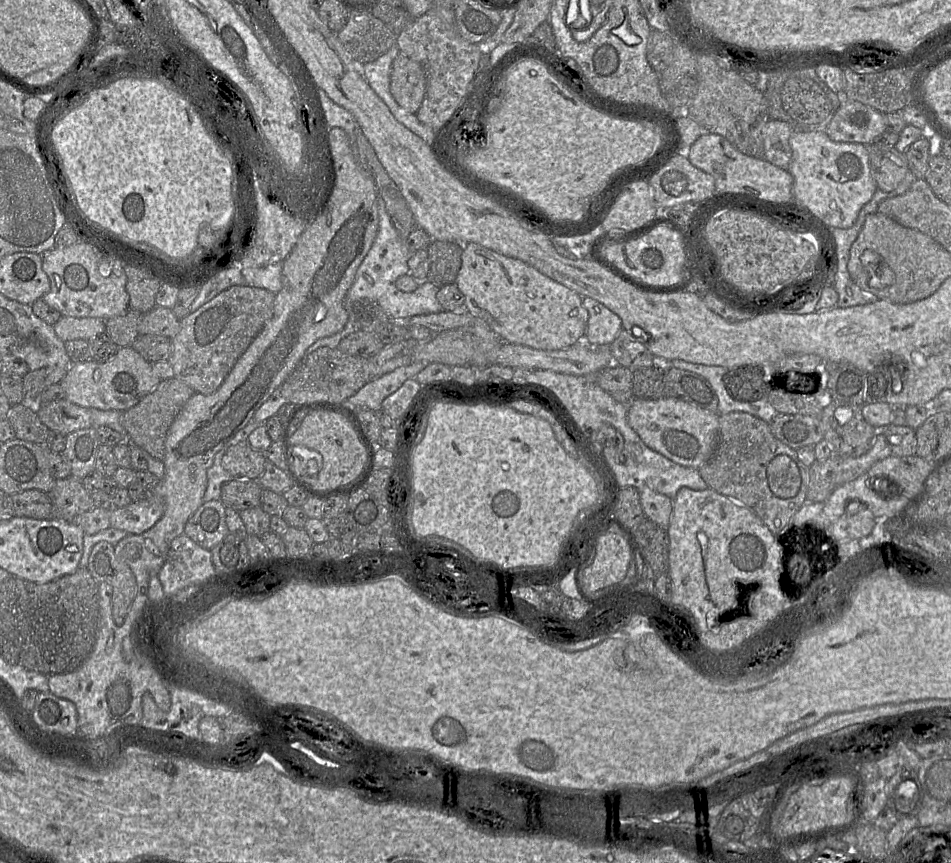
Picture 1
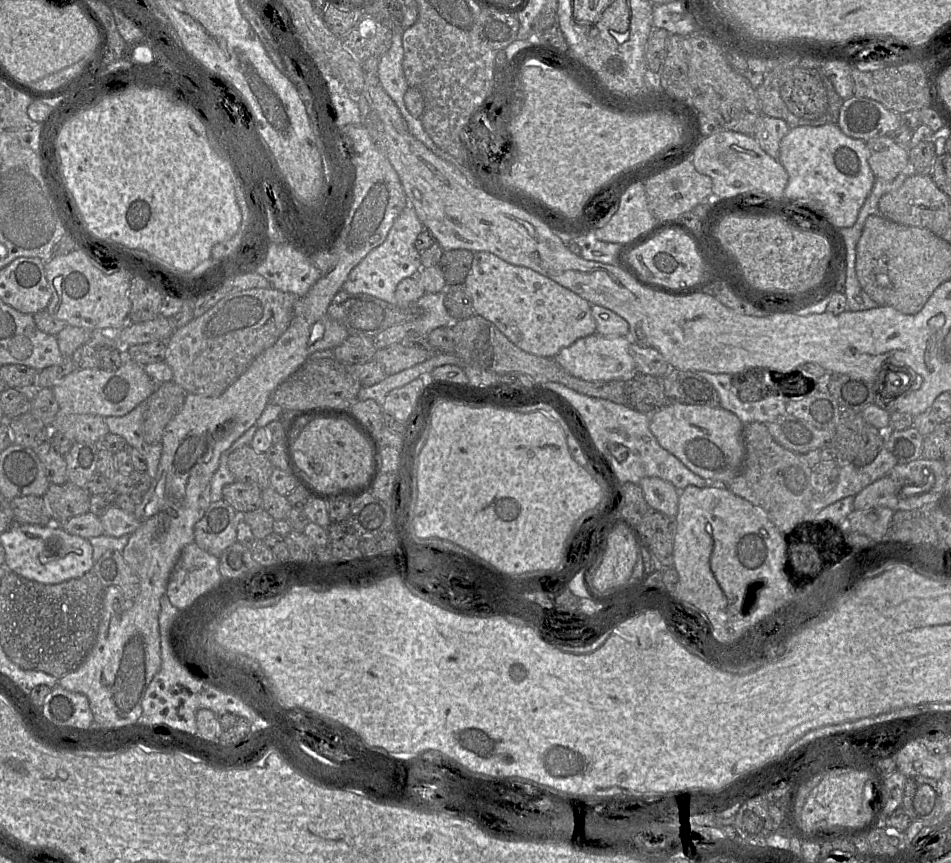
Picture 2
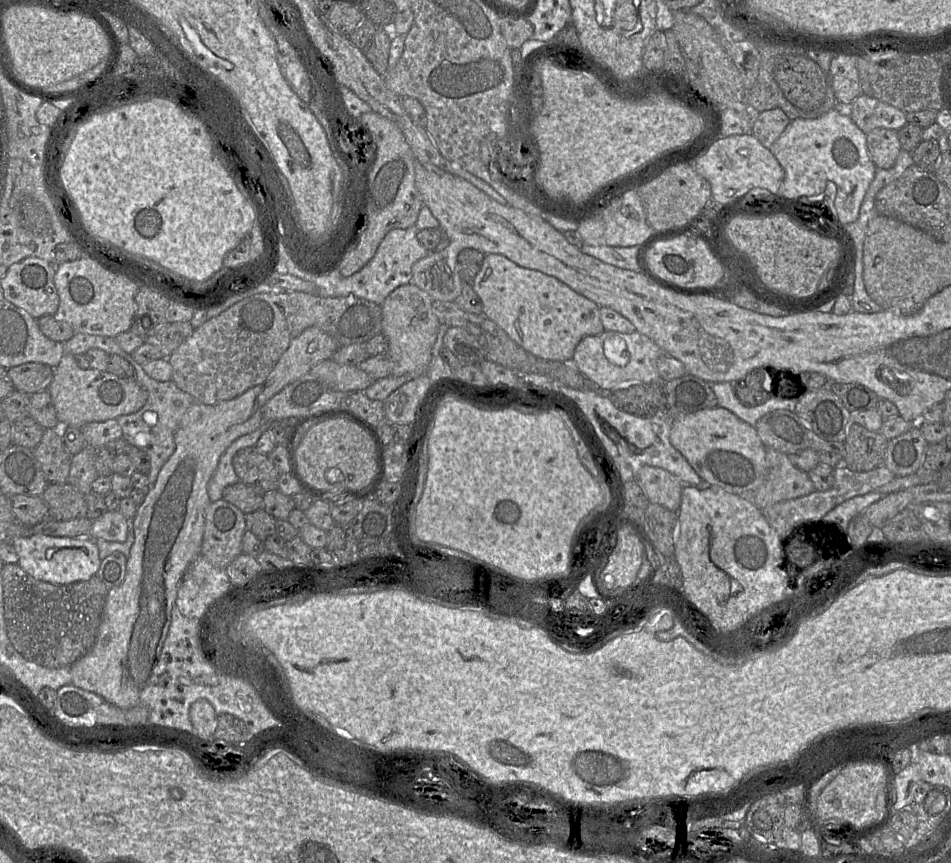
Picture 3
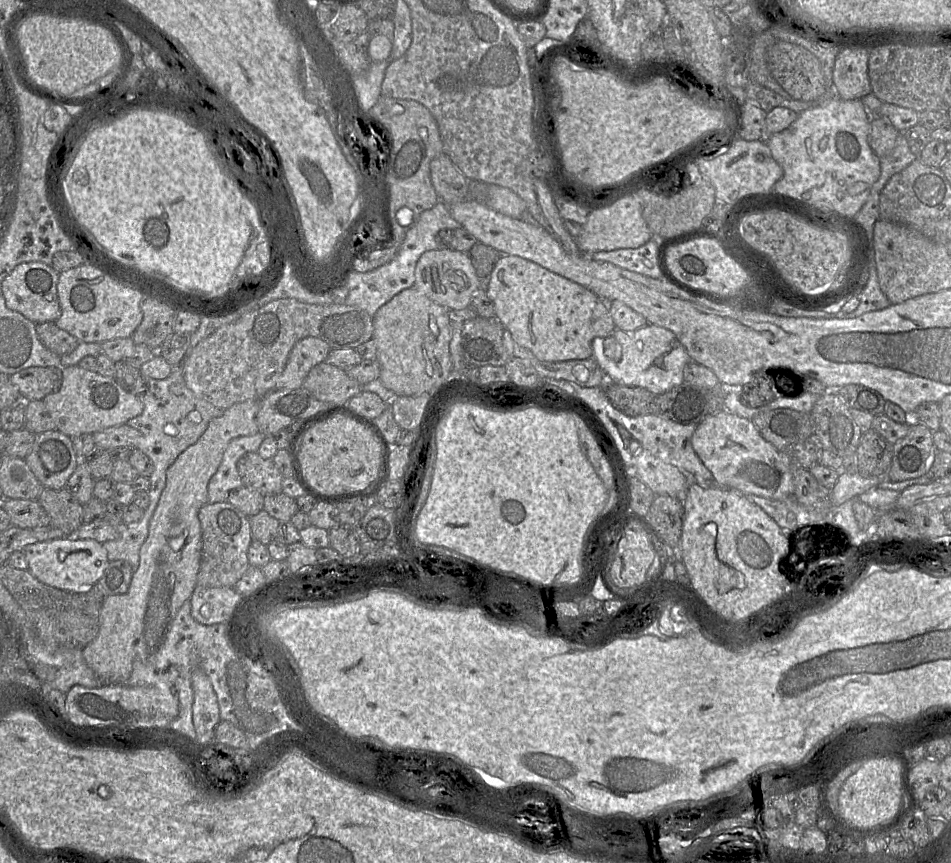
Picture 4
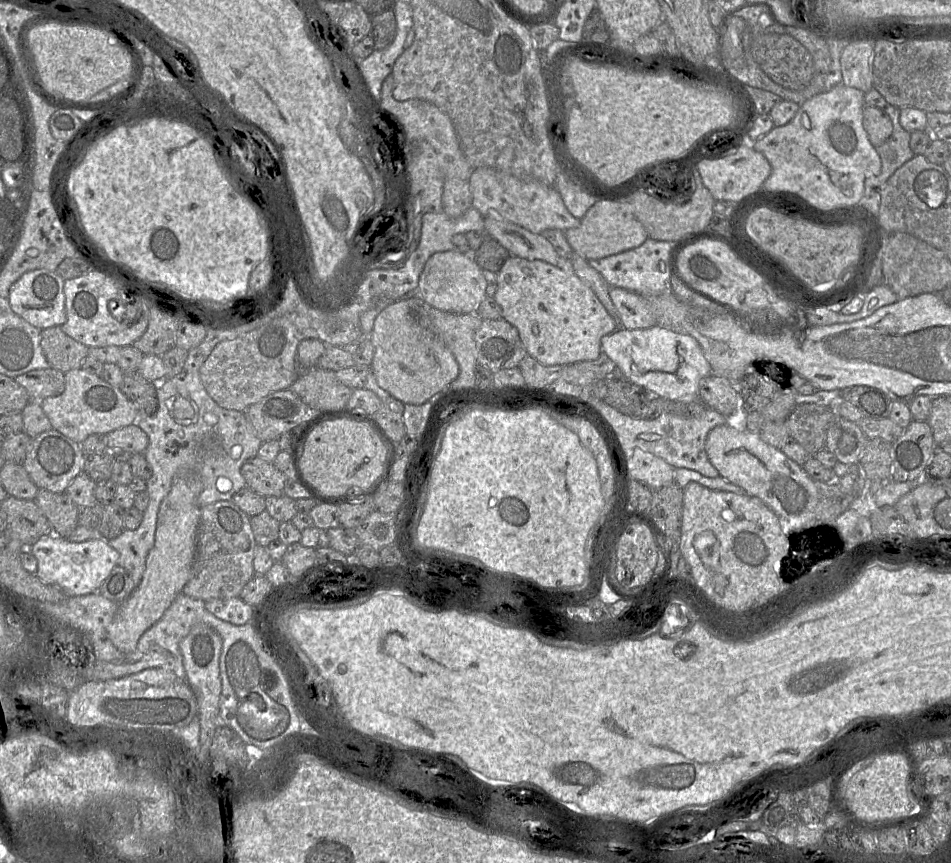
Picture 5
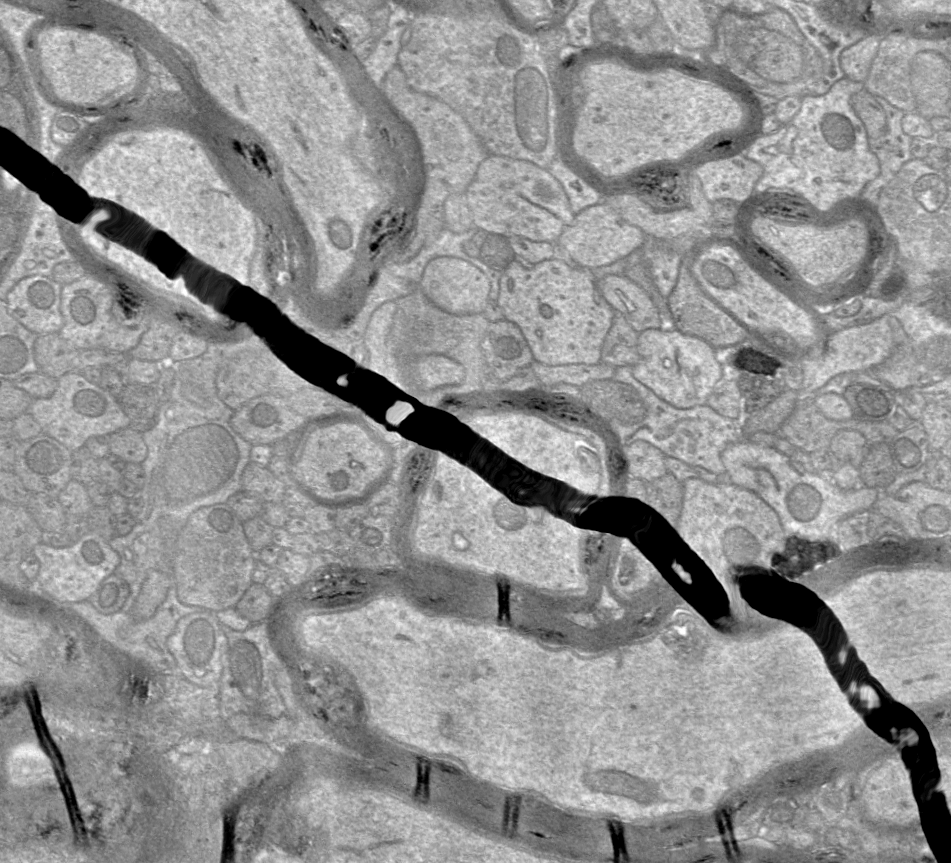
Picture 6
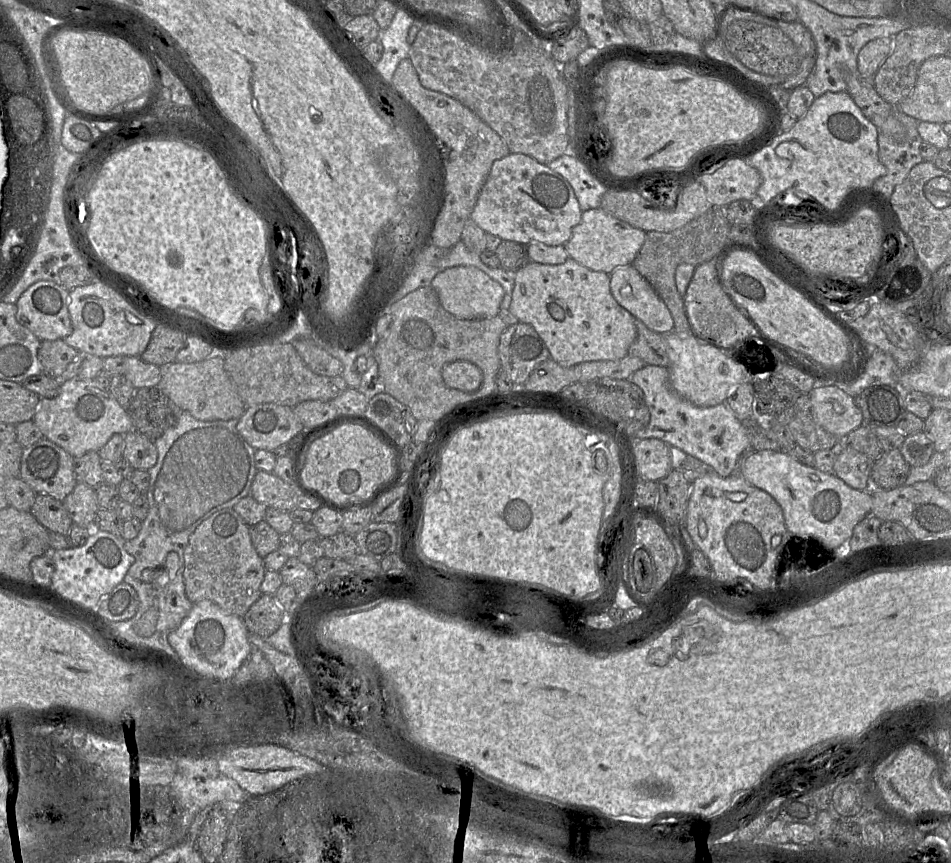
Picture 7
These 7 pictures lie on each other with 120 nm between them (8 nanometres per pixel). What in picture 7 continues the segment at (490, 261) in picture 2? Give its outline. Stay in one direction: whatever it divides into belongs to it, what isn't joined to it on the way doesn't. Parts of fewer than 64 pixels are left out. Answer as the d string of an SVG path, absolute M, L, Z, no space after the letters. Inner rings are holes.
M571 258L558 265L546 265L528 262L515 273L515 284L512 294L512 302L509 311L514 314L520 322L530 324L537 331L550 352L550 358L564 367L574 367L577 364L590 361L619 360L626 357L629 348L637 338L636 318L623 308L614 298L610 289L610 276L604 272L590 270Z

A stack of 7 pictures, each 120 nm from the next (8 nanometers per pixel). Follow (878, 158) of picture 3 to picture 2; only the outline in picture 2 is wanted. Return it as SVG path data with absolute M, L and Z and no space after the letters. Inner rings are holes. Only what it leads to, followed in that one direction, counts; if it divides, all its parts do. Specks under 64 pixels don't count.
M881 136L866 141L868 164L876 178L892 181L909 163L908 149L895 143L889 136Z

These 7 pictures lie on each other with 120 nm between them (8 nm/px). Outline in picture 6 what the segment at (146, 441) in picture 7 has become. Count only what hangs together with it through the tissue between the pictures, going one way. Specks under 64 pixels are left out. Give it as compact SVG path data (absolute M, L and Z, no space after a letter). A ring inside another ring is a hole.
M131 427L120 429L109 435L109 449L110 454L121 457L126 462L140 464L148 453L142 433Z

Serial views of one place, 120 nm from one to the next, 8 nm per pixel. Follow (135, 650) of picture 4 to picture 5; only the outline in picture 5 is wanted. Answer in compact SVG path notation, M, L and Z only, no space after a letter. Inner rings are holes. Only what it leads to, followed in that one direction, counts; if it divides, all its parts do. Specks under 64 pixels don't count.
M178 473L173 479L170 492L160 504L154 546L147 555L141 582L130 596L119 603L118 610L107 627L109 639L123 653L135 651L140 637L160 620L192 577L202 508L197 499L201 491L202 481L196 474Z

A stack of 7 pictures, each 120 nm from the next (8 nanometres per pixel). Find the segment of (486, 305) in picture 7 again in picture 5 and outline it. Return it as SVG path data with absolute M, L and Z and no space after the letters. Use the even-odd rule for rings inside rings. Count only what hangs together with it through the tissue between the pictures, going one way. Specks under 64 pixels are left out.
M451 250L436 252L426 261L419 277L417 295L427 305L453 314L474 314L486 295L487 282L475 260Z

